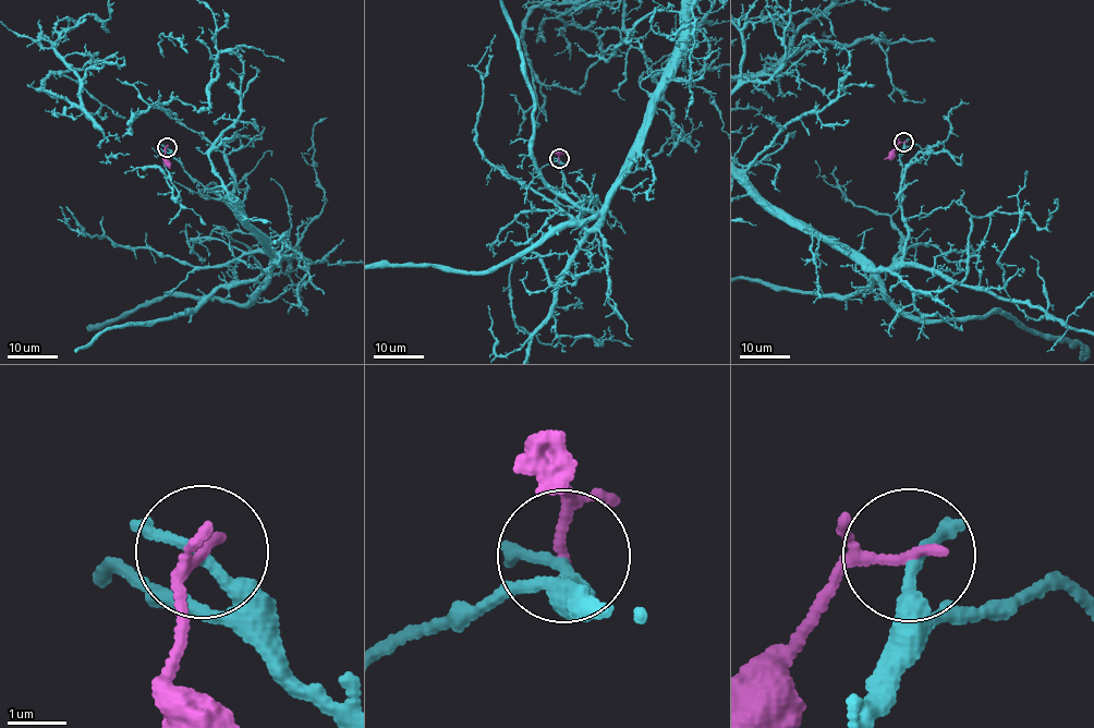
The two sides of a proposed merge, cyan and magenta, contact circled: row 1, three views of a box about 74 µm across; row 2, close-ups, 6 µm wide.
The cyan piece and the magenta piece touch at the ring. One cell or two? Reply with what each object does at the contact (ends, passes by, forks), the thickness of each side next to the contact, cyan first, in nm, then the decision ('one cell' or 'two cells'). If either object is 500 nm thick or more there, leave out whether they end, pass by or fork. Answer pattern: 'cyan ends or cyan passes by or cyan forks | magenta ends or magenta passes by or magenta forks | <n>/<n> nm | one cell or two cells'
cyan passes by | magenta passes by | 180/130 nm | two cells

